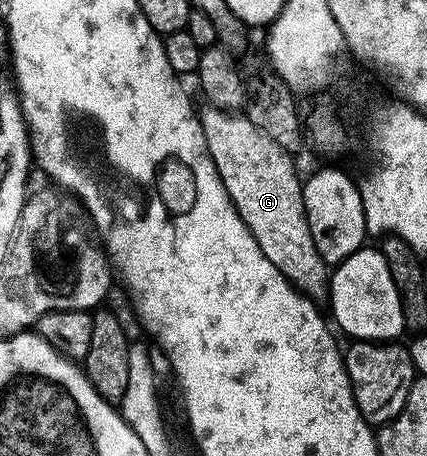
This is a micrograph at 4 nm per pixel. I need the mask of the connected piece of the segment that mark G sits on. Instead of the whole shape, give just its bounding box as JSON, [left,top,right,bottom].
[198,107,329,298]

